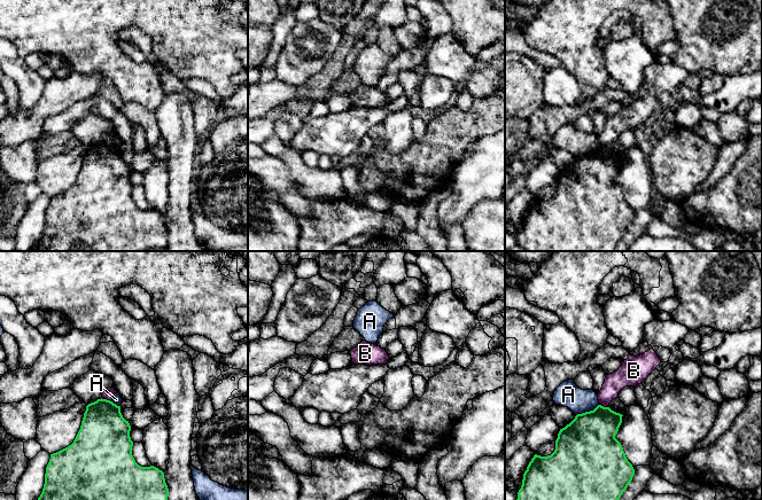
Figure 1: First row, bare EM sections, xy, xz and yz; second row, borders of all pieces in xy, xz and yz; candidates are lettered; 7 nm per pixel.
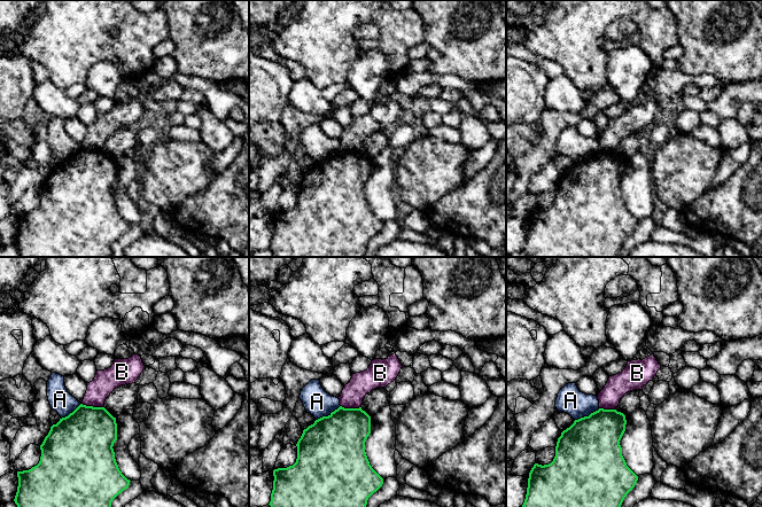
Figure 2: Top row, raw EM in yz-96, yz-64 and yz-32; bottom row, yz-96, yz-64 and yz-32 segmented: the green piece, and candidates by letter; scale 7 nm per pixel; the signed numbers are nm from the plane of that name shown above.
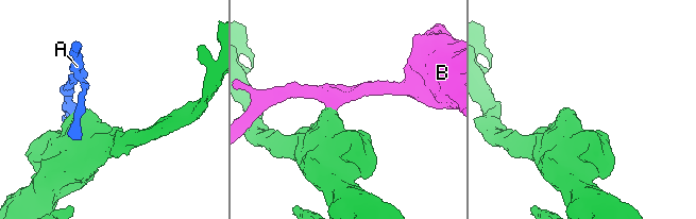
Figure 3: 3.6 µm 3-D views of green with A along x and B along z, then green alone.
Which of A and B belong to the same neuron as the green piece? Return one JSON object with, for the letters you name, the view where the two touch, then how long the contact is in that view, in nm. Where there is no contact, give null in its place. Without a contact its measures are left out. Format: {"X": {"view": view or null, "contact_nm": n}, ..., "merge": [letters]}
{"merge": []}

